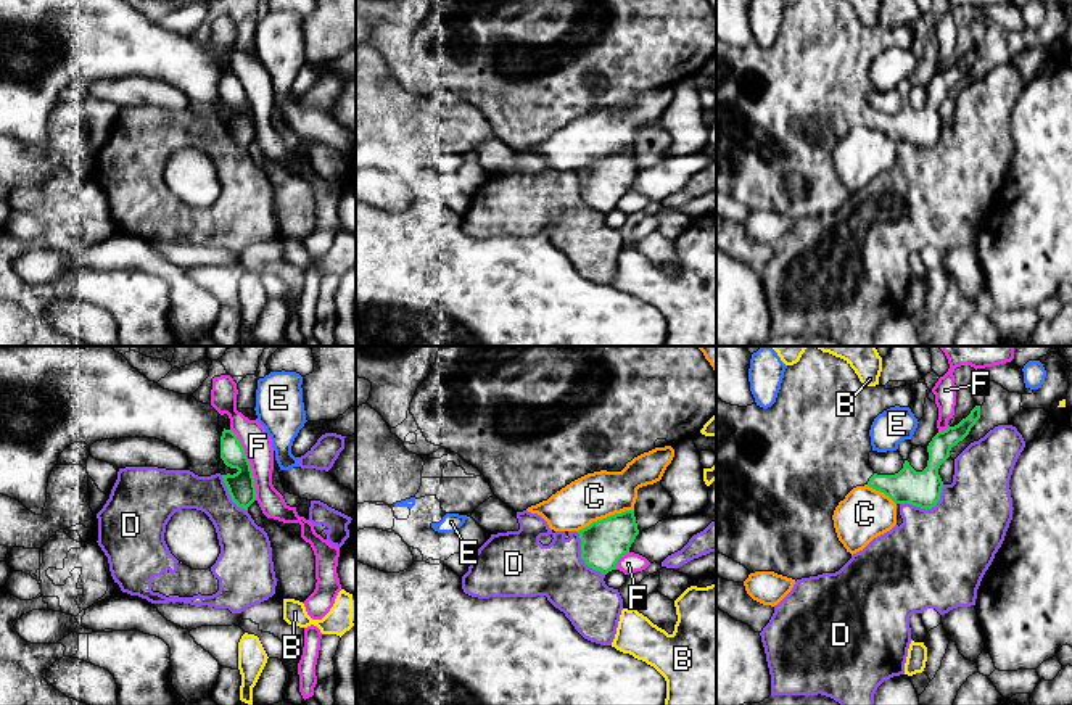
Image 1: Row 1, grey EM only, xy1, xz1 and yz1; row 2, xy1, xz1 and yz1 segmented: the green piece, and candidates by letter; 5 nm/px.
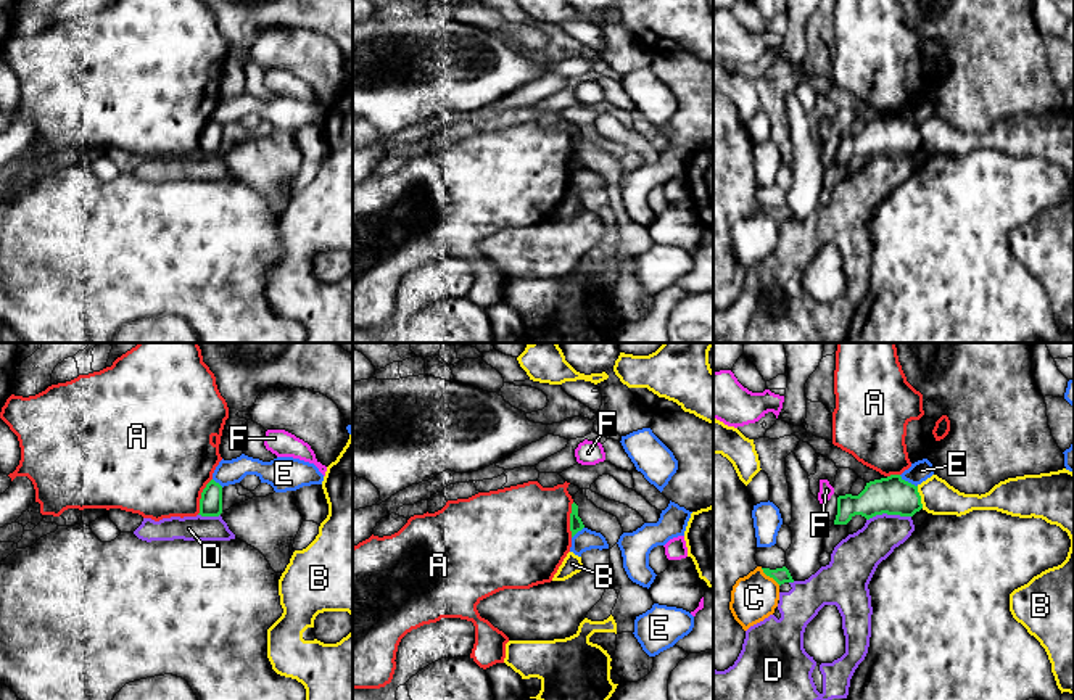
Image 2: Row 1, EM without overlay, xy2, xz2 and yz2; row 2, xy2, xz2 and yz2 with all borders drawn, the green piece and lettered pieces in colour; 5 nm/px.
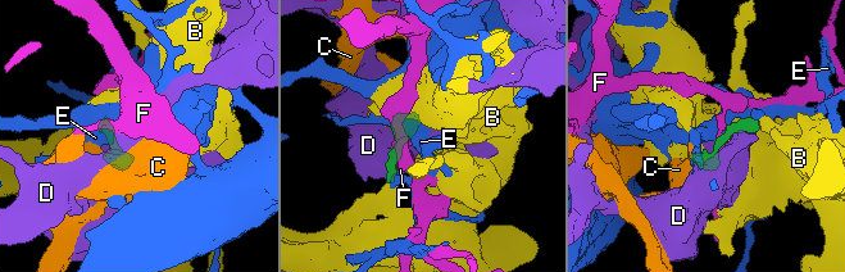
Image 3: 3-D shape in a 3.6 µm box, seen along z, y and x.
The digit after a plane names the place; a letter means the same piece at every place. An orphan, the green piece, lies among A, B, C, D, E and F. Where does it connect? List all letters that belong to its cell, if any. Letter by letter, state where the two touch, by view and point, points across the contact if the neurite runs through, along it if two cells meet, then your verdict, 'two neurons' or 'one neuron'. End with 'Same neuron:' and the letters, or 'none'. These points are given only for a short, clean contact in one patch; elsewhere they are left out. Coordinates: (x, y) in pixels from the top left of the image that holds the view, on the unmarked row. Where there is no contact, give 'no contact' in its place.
A: contact xy2 (202, 135); border xy2 (211, 118), (202, 132), (197, 153); two neurons
B: contact yz2 (920, 137); border yz2 (917, 126), (923, 147); two neurons
C: contact xz1 (607, 156); border xz1 (633, 148), (593, 160), (578, 171); two neurons
D: contact yz1 (927, 147); two neurons
E: contact yz2 (907, 121); border yz2 (899, 115), (917, 126); two neurons
F: contact xy1 (250, 103); two neurons
Same neuron: none

